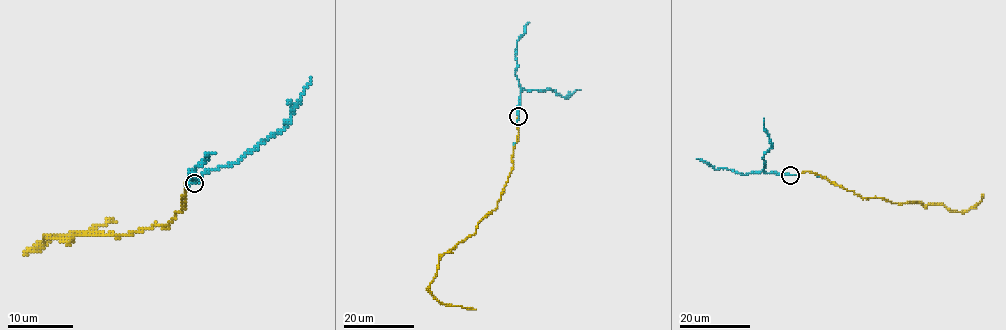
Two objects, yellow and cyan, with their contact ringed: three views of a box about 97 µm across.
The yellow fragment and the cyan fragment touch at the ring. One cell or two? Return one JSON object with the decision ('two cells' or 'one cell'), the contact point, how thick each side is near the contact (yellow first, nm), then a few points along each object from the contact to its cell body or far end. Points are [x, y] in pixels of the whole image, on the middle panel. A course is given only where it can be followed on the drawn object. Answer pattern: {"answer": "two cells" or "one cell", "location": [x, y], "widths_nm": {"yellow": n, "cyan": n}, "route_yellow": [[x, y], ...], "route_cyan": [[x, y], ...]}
{"answer": "one cell", "location": [518, 116], "widths_nm": {"yellow": 280, "cyan": 100}, "route_yellow": [[518, 116], [513, 169], [497, 208], [475, 232], [441, 257], [429, 286], [428, 291], [446, 305], [475, 309]], "route_cyan": [[518, 116], [522, 89], [552, 89], [566, 98], [581, 89]]}

